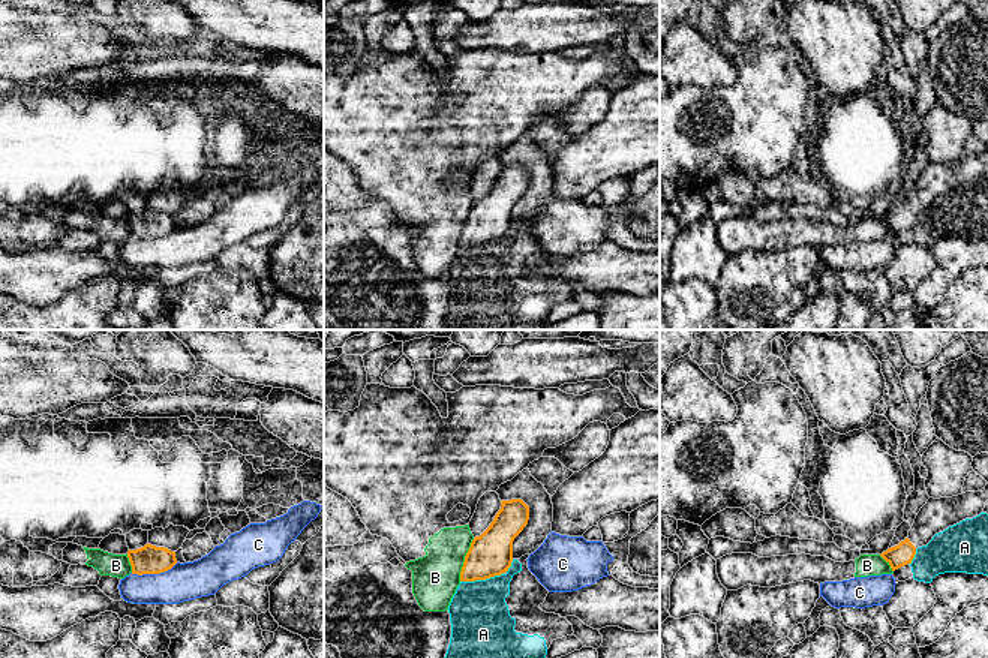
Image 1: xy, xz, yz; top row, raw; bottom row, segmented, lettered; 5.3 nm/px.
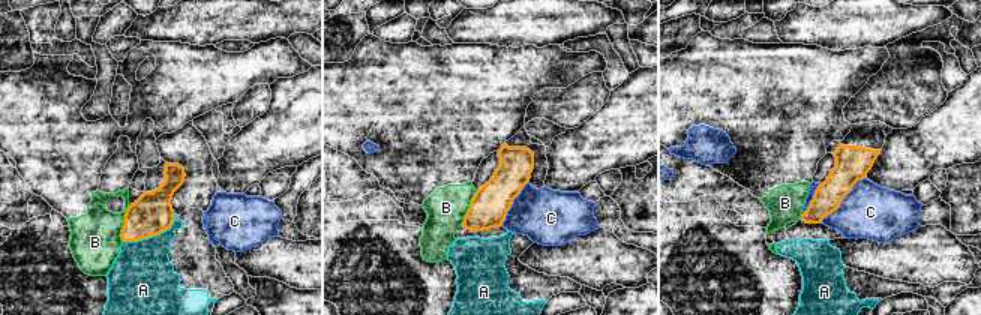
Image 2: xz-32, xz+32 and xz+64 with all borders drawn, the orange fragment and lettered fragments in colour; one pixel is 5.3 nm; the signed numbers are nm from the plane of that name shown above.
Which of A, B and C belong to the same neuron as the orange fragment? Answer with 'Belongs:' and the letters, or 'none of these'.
Belongs: none of these

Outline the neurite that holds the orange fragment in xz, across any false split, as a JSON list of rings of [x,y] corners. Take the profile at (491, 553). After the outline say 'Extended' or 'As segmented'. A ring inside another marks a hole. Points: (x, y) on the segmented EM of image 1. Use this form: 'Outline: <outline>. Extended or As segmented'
Outline: [[[522,499],[501,501],[490,526],[471,543],[460,571],[460,582],[486,580],[508,571],[513,541],[529,520],[529,507]]]. As segmented

